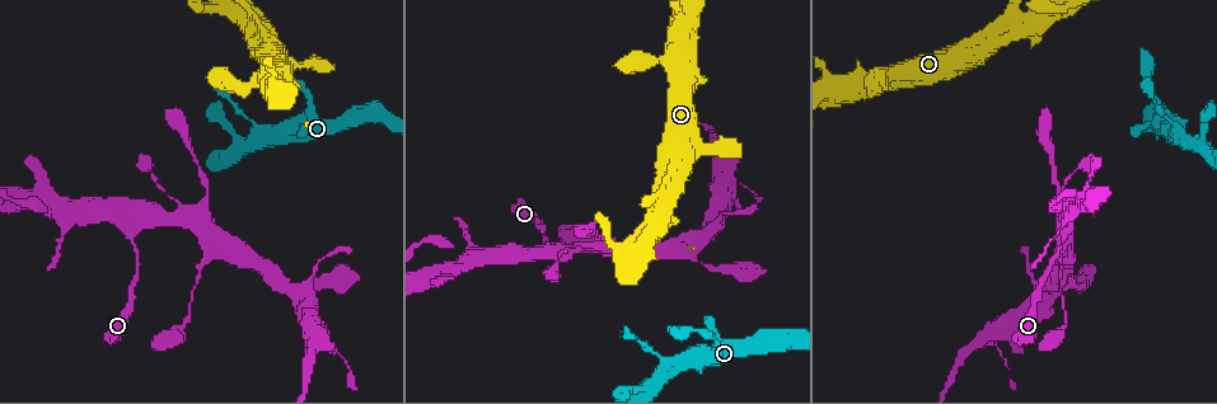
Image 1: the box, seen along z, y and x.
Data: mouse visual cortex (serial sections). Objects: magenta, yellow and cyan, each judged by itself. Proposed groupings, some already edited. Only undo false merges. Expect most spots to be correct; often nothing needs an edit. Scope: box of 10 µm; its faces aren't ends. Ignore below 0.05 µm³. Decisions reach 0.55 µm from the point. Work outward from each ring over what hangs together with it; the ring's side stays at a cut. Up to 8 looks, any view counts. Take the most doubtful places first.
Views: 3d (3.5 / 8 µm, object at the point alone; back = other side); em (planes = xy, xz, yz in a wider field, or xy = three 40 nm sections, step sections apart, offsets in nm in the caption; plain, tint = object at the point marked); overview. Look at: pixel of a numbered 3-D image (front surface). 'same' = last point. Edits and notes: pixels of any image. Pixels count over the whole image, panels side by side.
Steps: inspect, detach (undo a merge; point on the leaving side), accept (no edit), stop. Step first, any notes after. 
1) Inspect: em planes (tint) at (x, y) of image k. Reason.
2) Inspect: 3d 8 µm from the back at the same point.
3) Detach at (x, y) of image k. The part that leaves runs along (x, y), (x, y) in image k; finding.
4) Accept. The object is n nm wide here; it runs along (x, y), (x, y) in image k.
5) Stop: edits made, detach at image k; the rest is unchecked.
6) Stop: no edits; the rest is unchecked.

Inspect: 3d 3.5 µm at (1167, 118) of image 1.

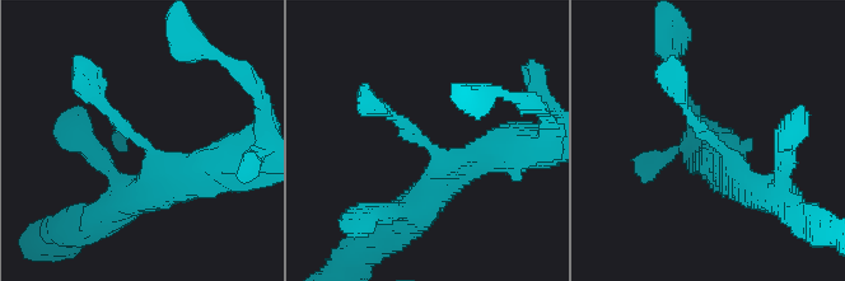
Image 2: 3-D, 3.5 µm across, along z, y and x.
Inspect: em xy step 1 (tint) at (136, 137) of image 2.

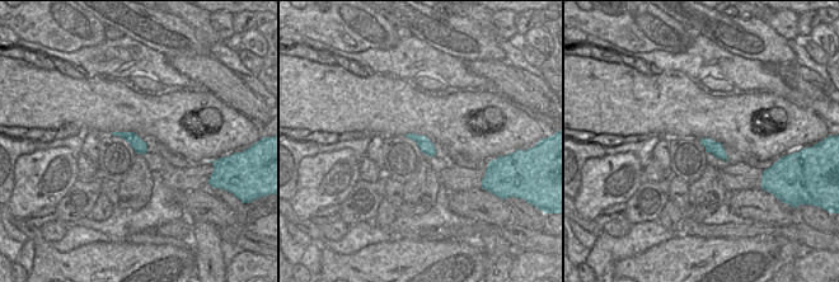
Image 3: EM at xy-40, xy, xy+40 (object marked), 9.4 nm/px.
Inspect: em xy step 5 (tint) at the same point.

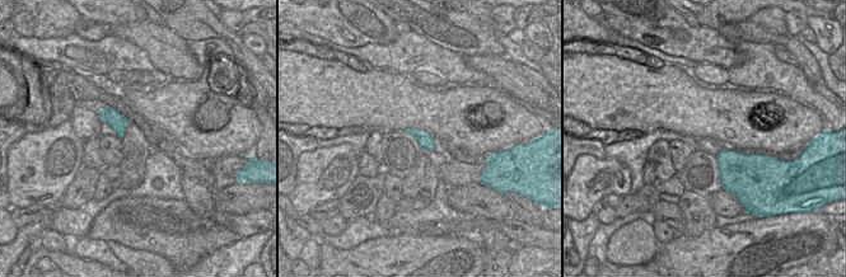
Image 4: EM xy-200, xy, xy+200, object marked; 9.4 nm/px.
Accept. It runs along (194, 181), (178, 185), (80, 75) in image 2; one cell here.

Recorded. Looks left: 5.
Inspect: 3d 3.5 µm at (588, 246) of image 1. Four-way junction.

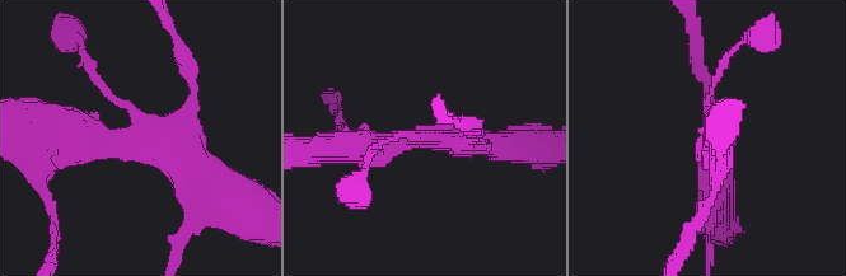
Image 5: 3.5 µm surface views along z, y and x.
Inspect: em xy step 5 (tint) at (422, 137) of image 5. Shape alone is not enough.

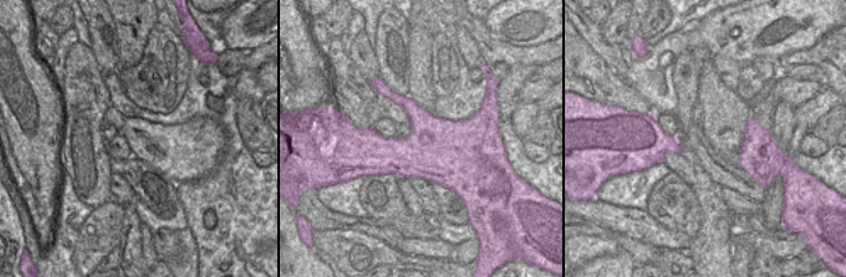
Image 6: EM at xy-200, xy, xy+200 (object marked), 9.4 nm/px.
Inspect: em xy step 3 (tint) at the same point.

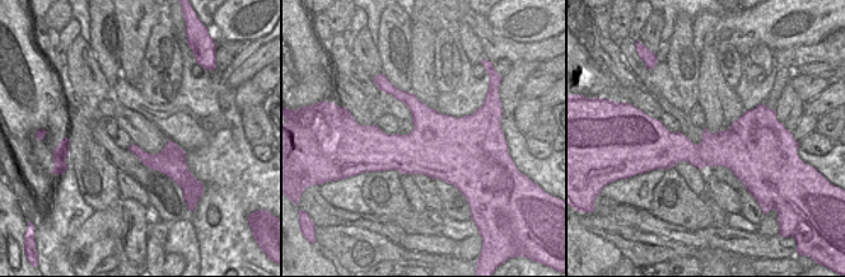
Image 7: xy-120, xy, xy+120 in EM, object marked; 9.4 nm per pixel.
Accept. 4 arms meet here; it runs along (55, 151), (138, 144), (211, 178) in image 5; continuous, no second cell.

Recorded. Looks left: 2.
Inspect: 3d 3.5 µm at (667, 200) of image 1. Small branch off a trunk.

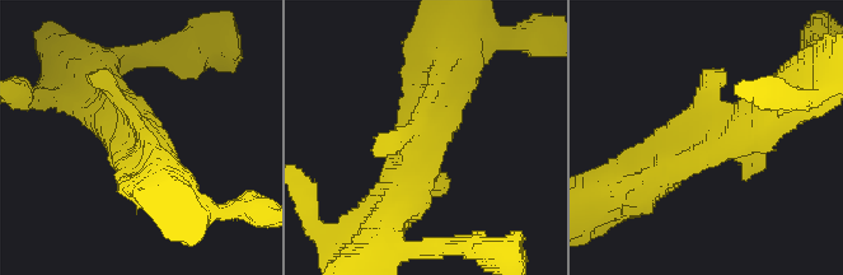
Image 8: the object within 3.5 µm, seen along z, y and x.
Inspect: em xy step 5 (tint) at (717, 135) of image 8.

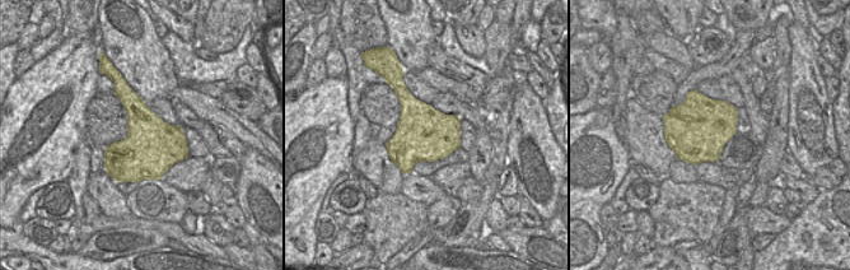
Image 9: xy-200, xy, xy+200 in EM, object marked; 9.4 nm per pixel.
Accept. All the same cell.

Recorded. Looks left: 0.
Stop: no edits; the rest is unchecked.

